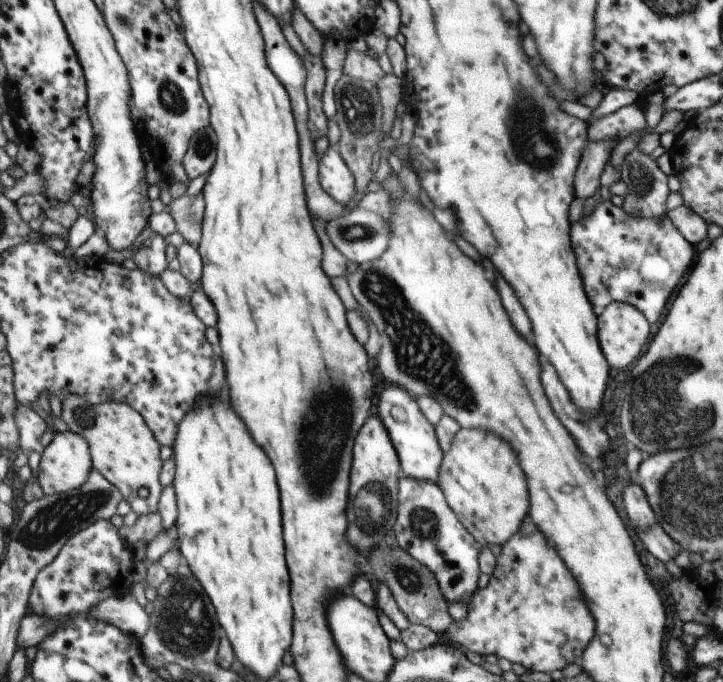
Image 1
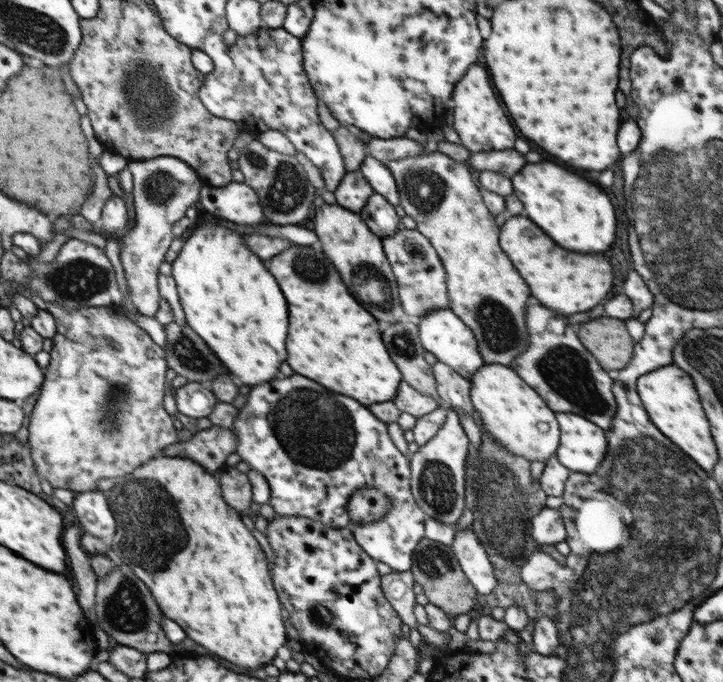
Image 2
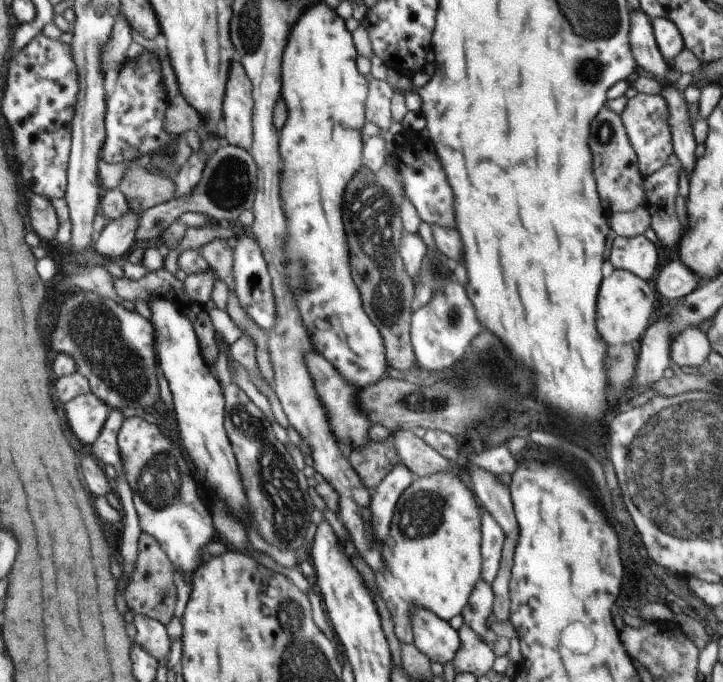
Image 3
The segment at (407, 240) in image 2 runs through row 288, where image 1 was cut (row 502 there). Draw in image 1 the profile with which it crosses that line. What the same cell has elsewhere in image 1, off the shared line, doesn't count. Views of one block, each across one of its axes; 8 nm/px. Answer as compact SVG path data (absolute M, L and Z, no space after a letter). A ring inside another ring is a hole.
M399 472L397 513L392 533L408 554L436 577L439 589L448 602L468 604L479 589L479 552L482 544L461 523L448 506L442 489L432 481L419 481Z

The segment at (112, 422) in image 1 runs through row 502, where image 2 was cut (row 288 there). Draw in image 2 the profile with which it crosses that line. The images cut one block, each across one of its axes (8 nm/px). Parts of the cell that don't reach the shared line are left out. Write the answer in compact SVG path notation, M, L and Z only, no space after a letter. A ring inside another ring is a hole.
M156 157L134 161L127 164L133 174L133 197L136 223L132 224L125 235L120 237L120 262L122 263L129 298L140 314L154 316L159 310L160 293L158 288L159 266L166 260L172 242L172 226L184 218L186 210L199 201L200 191L205 182L198 173L176 157Z

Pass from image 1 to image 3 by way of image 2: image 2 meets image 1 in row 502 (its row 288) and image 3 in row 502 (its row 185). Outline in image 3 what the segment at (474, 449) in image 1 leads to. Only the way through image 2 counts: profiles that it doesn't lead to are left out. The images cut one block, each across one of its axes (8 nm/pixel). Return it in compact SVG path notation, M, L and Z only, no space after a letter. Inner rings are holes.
M438 472L416 478L398 498L390 532L382 541L386 568L375 575L401 644L414 642L410 616L416 608L426 608L448 622L461 614L481 579L481 510L472 491L464 475Z

